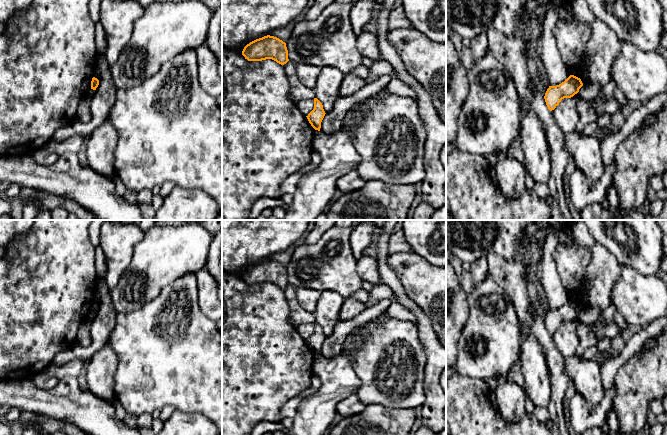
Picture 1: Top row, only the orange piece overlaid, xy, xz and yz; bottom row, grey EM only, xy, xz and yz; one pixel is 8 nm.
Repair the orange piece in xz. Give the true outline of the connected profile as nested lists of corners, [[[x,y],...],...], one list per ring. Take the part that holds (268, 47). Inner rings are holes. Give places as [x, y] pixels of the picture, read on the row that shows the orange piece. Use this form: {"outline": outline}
{"outline": [[[270,35],[247,44],[242,51],[242,55],[248,61],[272,59],[281,65],[289,61],[286,43]]]}

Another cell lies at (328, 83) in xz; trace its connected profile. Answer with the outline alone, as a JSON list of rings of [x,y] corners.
[[[321,67],[314,92],[316,98],[322,103],[325,113],[332,111],[339,98],[340,86],[345,73],[333,67]]]

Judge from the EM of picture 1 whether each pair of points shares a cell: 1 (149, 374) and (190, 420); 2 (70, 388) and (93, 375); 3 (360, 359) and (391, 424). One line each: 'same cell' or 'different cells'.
1: different cells
2: different cells
3: different cells

